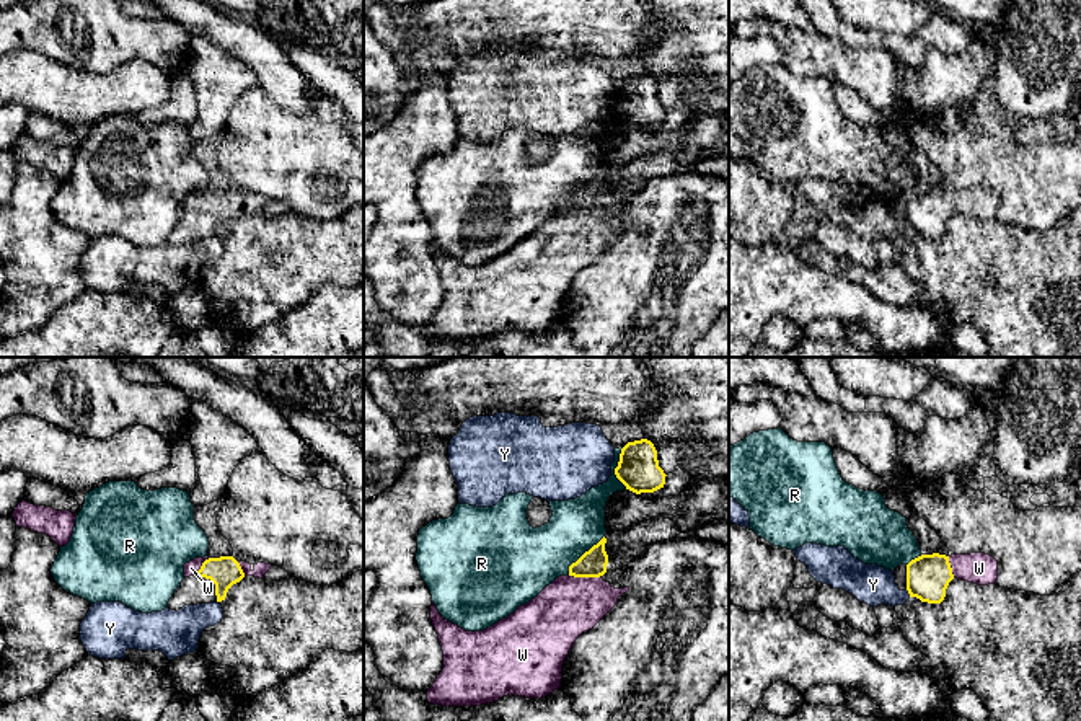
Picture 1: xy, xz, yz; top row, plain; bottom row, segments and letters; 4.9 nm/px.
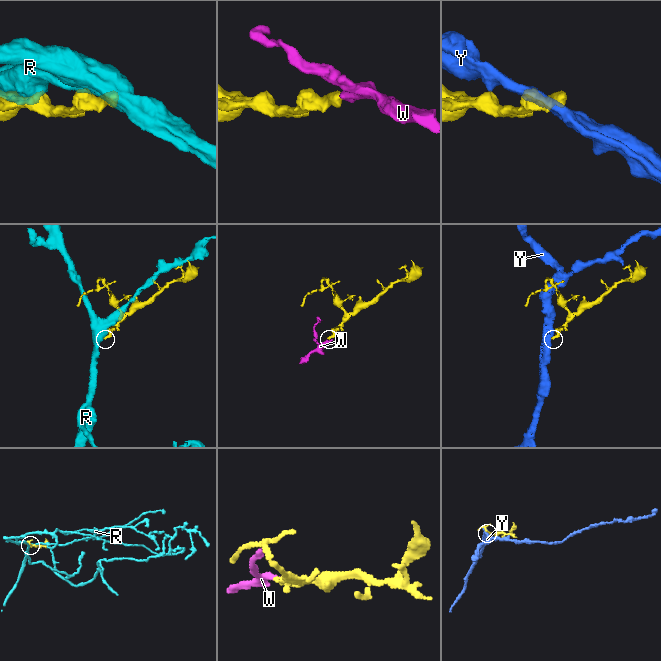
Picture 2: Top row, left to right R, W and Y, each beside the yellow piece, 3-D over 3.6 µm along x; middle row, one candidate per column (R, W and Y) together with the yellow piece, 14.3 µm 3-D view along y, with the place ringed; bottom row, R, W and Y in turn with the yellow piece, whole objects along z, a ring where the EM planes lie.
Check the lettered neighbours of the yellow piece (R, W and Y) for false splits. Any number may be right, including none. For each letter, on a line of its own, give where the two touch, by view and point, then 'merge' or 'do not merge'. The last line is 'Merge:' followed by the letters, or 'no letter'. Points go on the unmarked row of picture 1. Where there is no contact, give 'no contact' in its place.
R: contact xz (584, 188); do not merge
W: contact xz (584, 211); merge
Y: contact yz (908, 227); do not merge
Merge: W

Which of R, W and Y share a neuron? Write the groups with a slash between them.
R / W / Y

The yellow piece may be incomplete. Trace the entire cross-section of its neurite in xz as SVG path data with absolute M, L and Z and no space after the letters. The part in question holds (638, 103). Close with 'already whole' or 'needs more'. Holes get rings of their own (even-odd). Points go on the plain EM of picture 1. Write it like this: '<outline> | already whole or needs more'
M647 73L628 77L620 88L616 113L626 124L641 129L654 127L665 119L665 108L659 101L657 85Z | already whole

